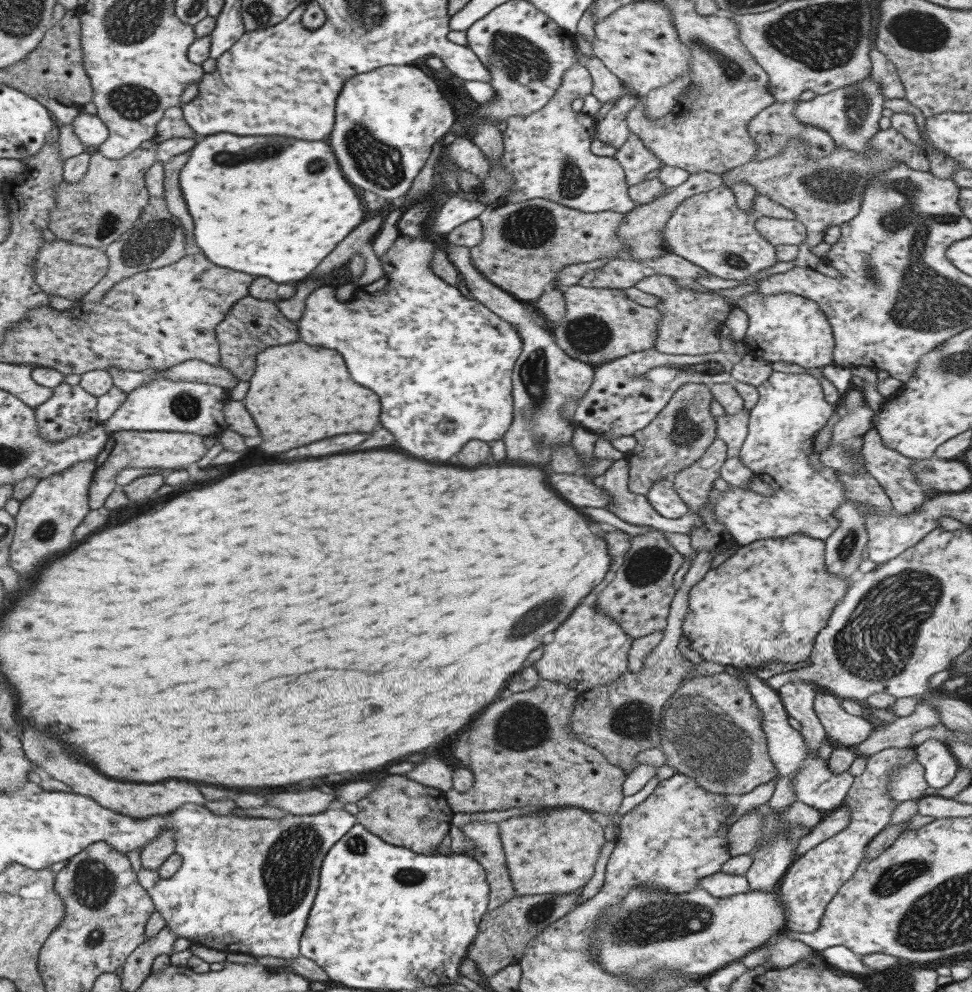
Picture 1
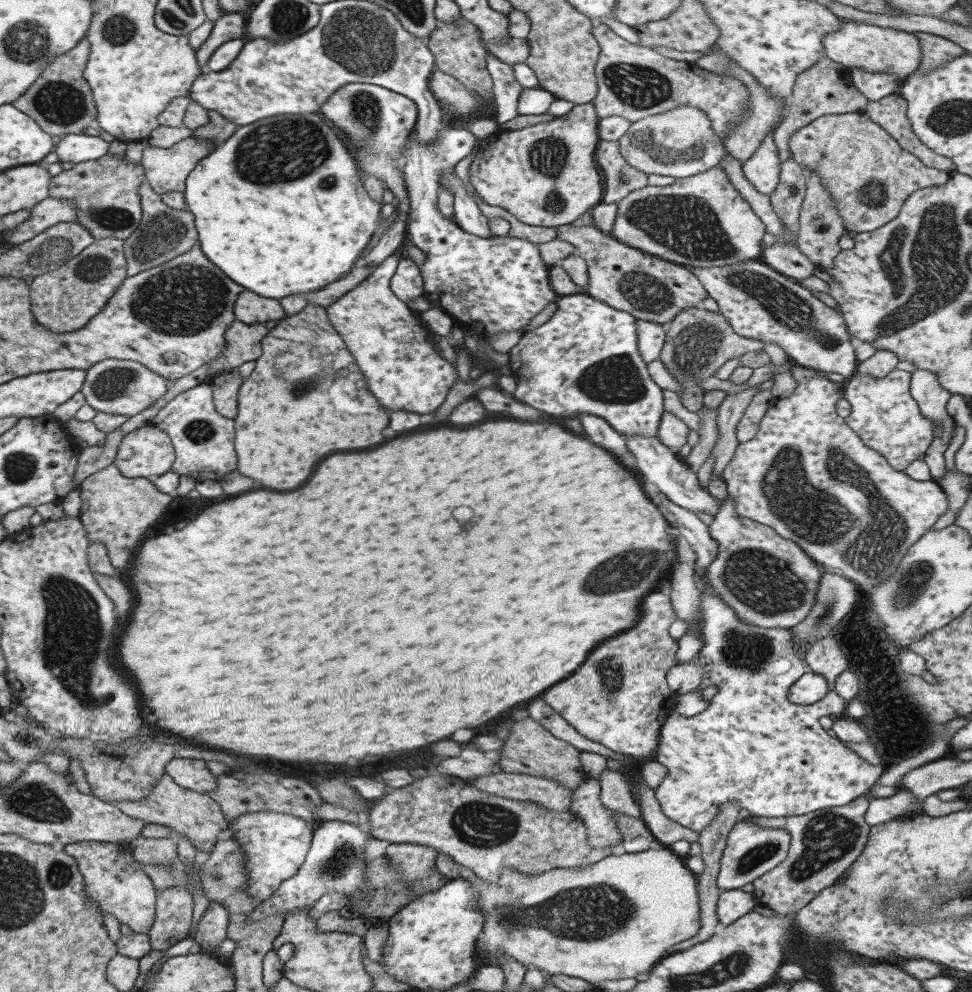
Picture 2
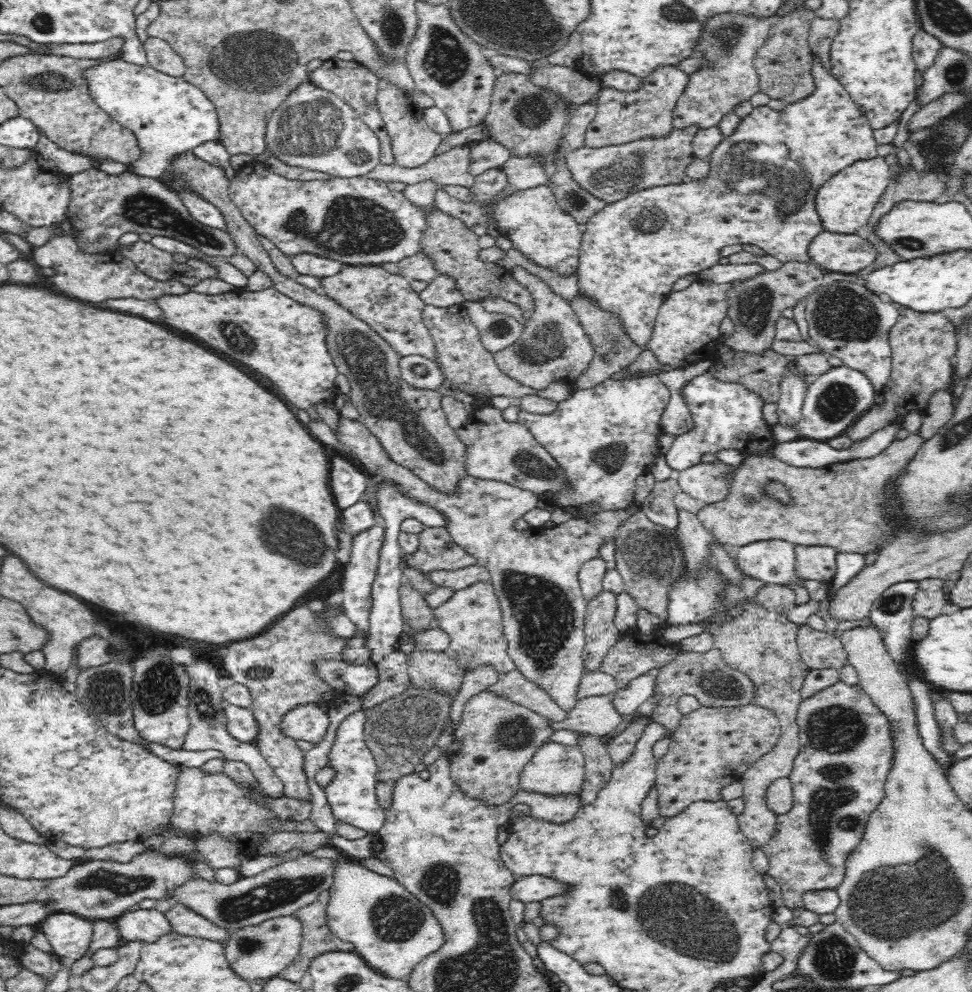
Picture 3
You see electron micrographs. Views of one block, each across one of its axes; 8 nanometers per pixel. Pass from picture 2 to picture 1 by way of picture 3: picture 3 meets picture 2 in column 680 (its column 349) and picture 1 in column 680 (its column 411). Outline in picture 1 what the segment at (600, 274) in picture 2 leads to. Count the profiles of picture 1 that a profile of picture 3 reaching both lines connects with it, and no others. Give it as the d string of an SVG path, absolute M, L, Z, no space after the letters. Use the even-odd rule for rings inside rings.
M665 275L646 276L634 286L641 292L657 296L657 312L661 312L661 317L657 321L657 339L653 341L653 350L667 355L698 355L714 353L719 350L718 331L728 314L728 310L733 306L731 300L720 296L714 292L699 292L687 288L679 287L676 280Z

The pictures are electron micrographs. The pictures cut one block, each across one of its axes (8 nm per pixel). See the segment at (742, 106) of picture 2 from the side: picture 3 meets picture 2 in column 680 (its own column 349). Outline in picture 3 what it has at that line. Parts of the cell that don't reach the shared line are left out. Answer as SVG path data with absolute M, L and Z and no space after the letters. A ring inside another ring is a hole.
M337 58L325 60L316 70L310 74L310 81L314 86L334 93L346 104L349 104L361 116L361 119L375 132L375 136L380 140L379 163L389 165L394 163L394 153L391 148L391 139L387 133L385 123L380 116L376 106L376 94L378 92L379 78L368 68L360 65L356 61L344 61Z

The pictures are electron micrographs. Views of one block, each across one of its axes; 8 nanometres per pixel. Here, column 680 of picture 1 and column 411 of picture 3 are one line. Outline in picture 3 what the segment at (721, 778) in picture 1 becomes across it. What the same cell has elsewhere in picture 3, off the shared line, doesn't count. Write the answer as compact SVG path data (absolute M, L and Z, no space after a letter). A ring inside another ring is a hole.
M411 683L402 694L396 694L364 710L364 743L372 751L376 762L374 777L377 782L396 782L403 776L414 773L414 764L422 763L424 756L447 729L453 698L454 696L449 696L445 692Z

